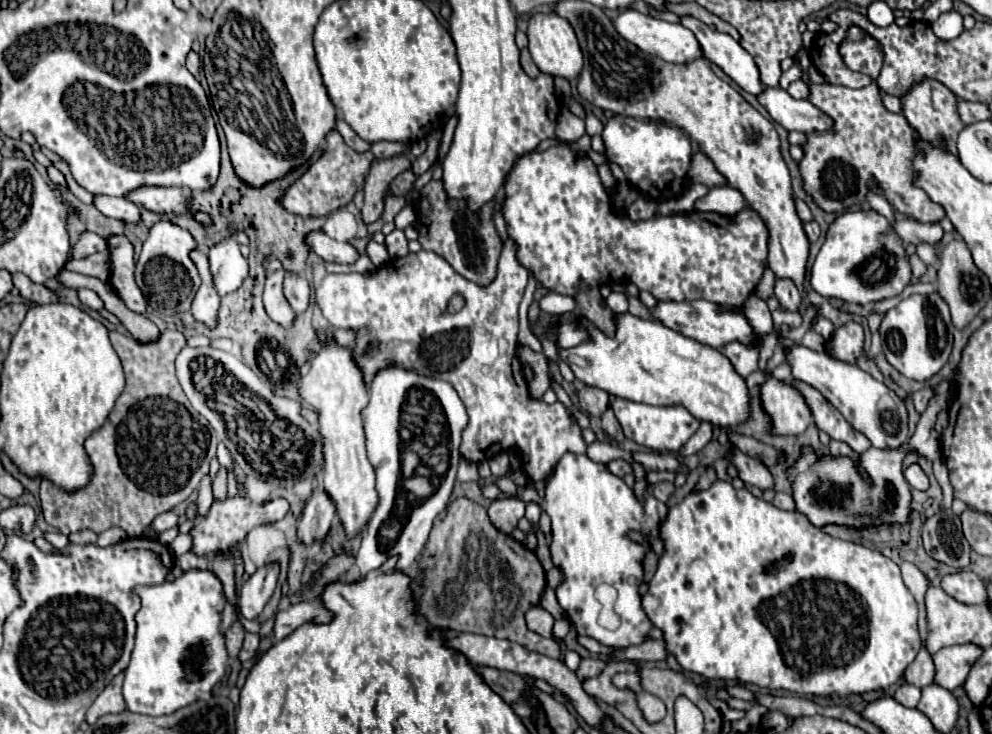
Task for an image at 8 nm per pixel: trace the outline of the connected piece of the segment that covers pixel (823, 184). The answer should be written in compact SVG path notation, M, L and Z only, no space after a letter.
M822 83L810 85L810 97L818 109L834 119L834 127L824 133L810 133L804 145L804 159L798 163L804 189L828 213L856 211L864 205L868 179L876 179L894 211L906 213L922 223L936 223L946 213L932 203L926 191L912 183L912 155L916 155L916 131L904 115L890 113L880 99L876 83L862 89Z

